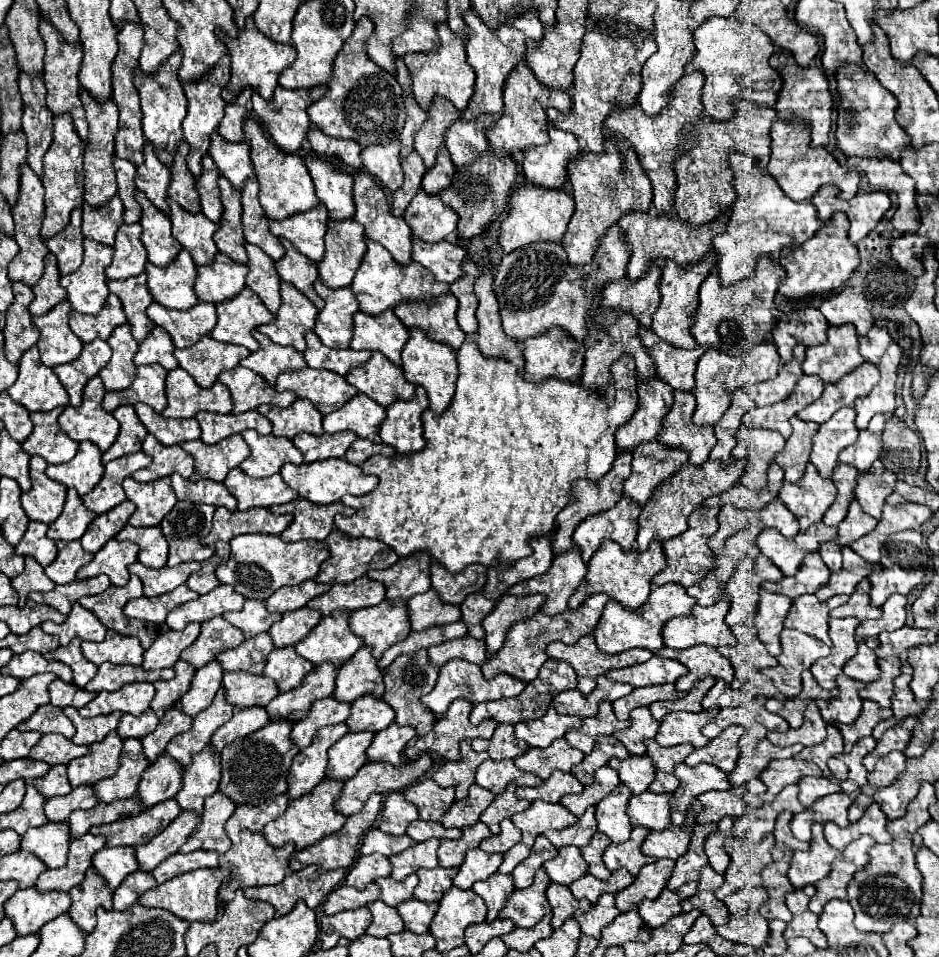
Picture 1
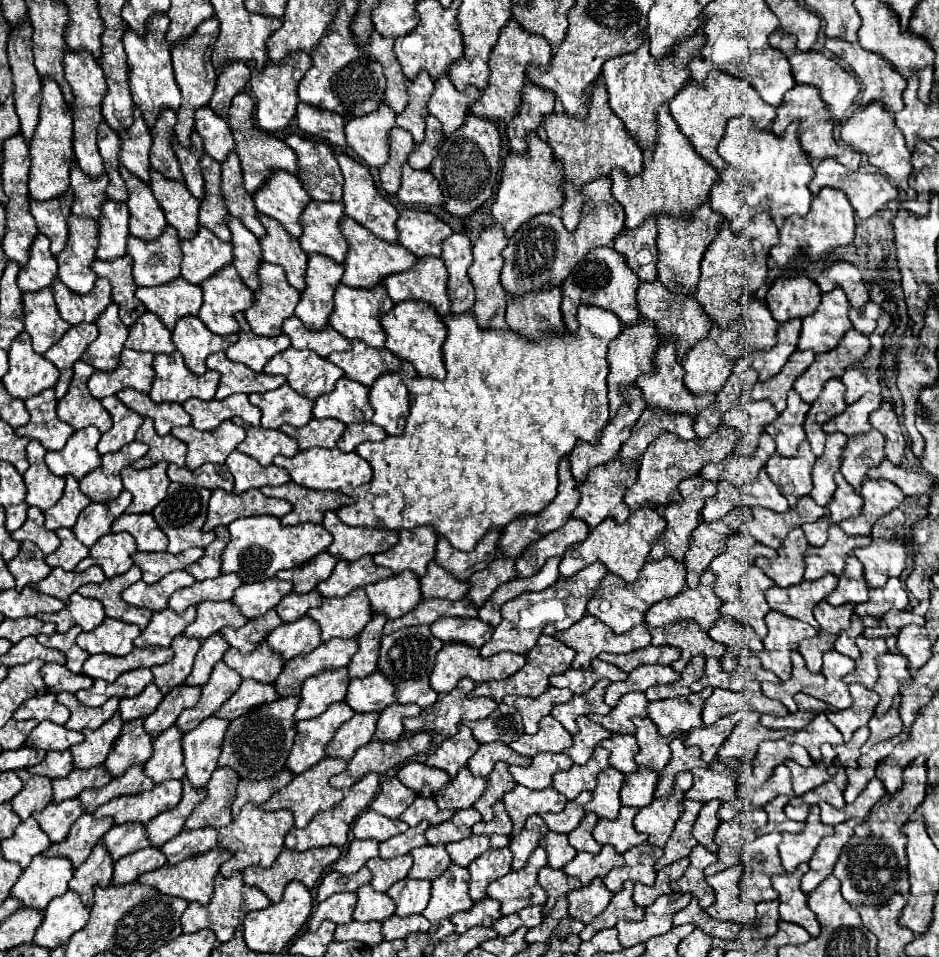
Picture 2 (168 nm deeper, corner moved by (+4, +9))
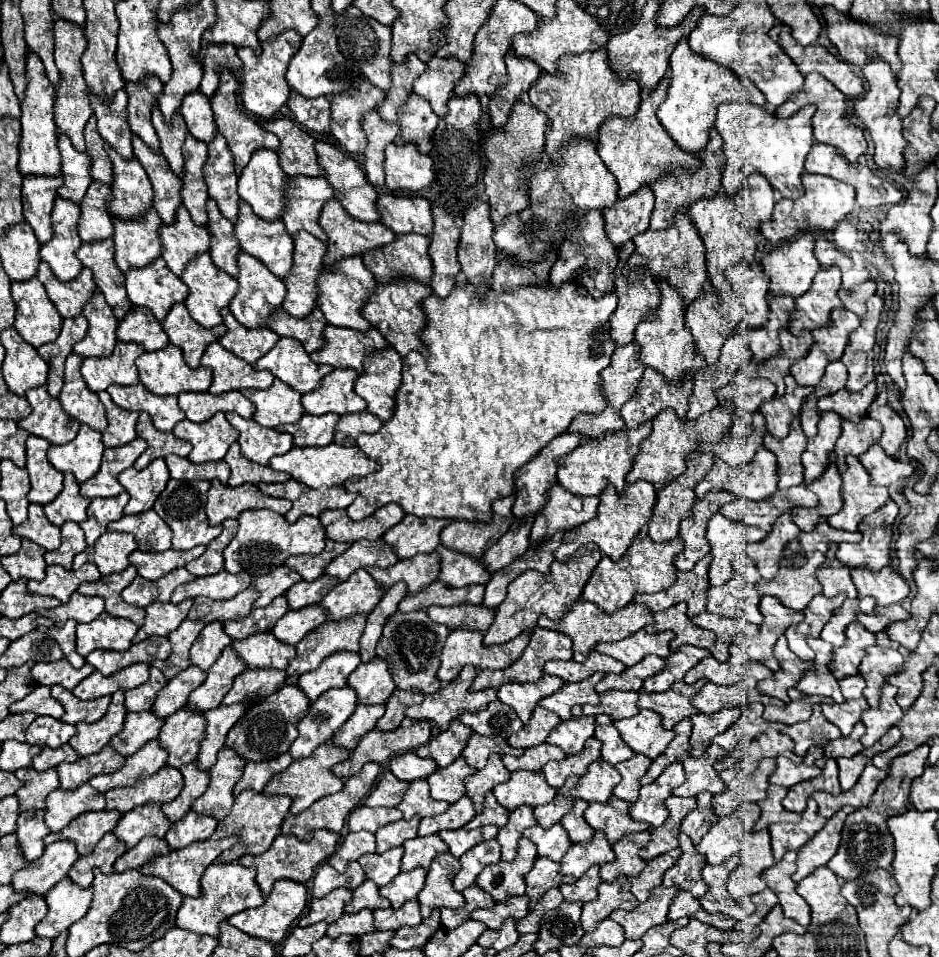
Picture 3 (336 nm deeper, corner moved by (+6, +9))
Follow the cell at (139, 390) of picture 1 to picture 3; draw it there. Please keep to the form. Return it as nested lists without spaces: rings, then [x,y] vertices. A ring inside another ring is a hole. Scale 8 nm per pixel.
[[[117,343],[111,357],[87,357],[83,359],[81,373],[87,387],[95,393],[105,391],[109,385],[135,385],[139,383],[139,371],[135,359],[145,353],[137,343]]]

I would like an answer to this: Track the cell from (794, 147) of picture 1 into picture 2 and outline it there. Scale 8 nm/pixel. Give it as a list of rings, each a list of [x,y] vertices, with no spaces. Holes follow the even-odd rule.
[[[797,85],[795,89],[787,91],[785,93],[785,99],[781,103],[781,107],[777,107],[777,117],[773,121],[773,133],[775,135],[781,135],[785,131],[785,127],[789,123],[793,123],[795,119],[801,121],[799,125],[799,139],[801,139],[801,145],[805,149],[805,153],[811,157],[811,159],[827,159],[827,157],[835,157],[839,159],[839,163],[843,163],[849,171],[857,171],[859,169],[859,153],[855,153],[851,147],[845,147],[845,145],[837,145],[837,141],[833,139],[833,119],[831,115],[827,113],[827,105],[823,103],[821,95],[819,95],[819,89],[813,87],[813,85]]]

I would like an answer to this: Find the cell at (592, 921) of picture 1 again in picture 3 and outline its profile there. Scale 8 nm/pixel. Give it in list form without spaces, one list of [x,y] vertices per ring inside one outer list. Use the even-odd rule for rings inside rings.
[[[593,865],[581,879],[577,879],[573,885],[561,885],[561,893],[565,897],[565,901],[581,901],[581,903],[589,903],[597,899],[597,889],[601,885],[601,877],[599,877],[599,867]]]

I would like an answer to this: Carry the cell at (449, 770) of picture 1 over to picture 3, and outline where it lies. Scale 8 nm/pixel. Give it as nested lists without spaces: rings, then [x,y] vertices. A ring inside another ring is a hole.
[[[458,718],[454,719],[447,731],[439,733],[435,739],[431,739],[427,743],[431,759],[435,759],[435,763],[439,767],[451,765],[461,755],[461,751],[465,749],[471,734],[472,730],[469,727],[463,725]]]

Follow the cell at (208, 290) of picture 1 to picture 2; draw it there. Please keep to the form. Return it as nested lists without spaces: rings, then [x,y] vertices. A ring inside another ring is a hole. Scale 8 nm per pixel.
[[[199,227],[199,231],[187,239],[179,241],[183,259],[181,259],[181,277],[193,285],[203,283],[211,273],[219,271],[223,265],[231,263],[231,243],[221,241],[209,229]]]

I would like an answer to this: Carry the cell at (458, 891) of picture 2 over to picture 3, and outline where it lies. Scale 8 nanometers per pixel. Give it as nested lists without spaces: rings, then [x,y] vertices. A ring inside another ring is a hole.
[[[443,853],[433,861],[427,873],[425,887],[417,897],[423,919],[429,919],[433,909],[459,909],[461,905],[465,905],[465,897],[453,889],[453,877],[457,875],[457,869],[459,859],[455,859],[451,853]]]

